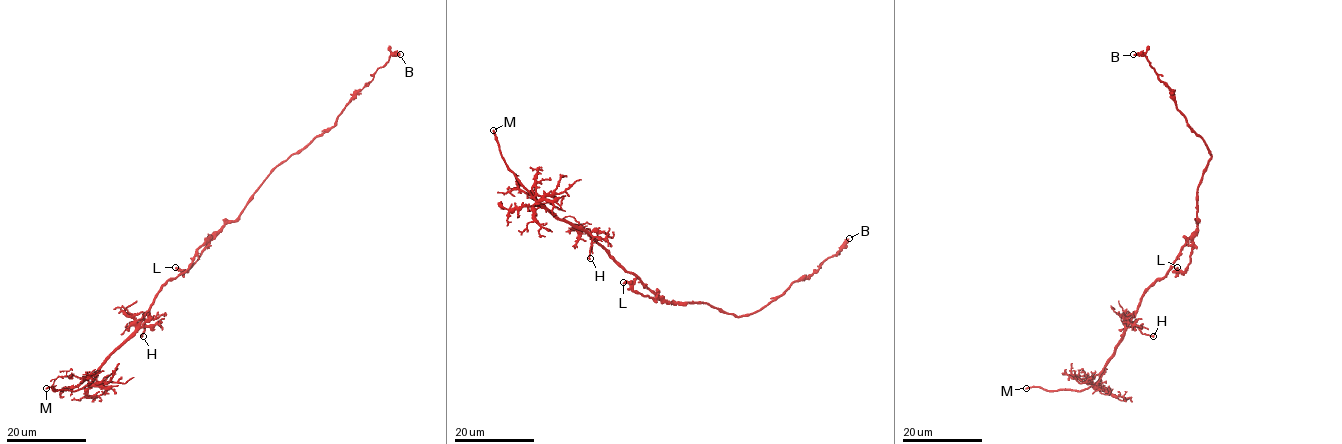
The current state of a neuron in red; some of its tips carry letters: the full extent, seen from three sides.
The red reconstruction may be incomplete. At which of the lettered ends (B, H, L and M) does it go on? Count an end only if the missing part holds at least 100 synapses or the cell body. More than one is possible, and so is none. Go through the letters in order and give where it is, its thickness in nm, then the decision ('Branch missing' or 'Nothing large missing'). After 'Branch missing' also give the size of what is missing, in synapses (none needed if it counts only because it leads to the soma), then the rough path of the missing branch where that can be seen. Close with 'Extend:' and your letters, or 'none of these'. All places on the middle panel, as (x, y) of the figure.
B: Place: (849, 238). Thickness 400 nm. Nothing large missing
H: Place: (590, 258). Thickness 160 nm. Nothing large missing
L: Place: (623, 282). Thickness 240 nm. Nothing large missing
M: Place: (493, 130). Thickness 200 nm. Branch missing. Course of what is missing: (493, 130), (493, 120), (484, 131), (463, 131), (450, 144)
Extend: M

